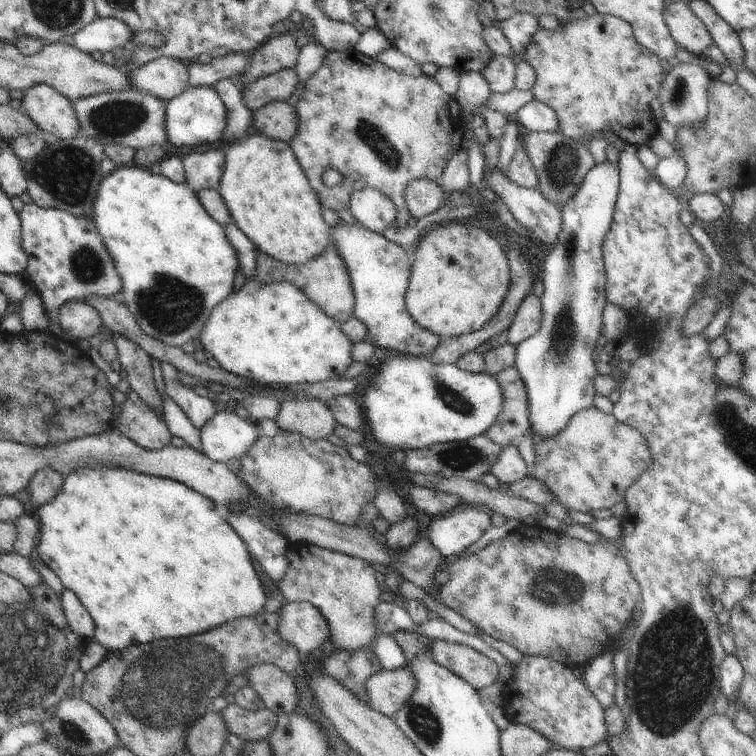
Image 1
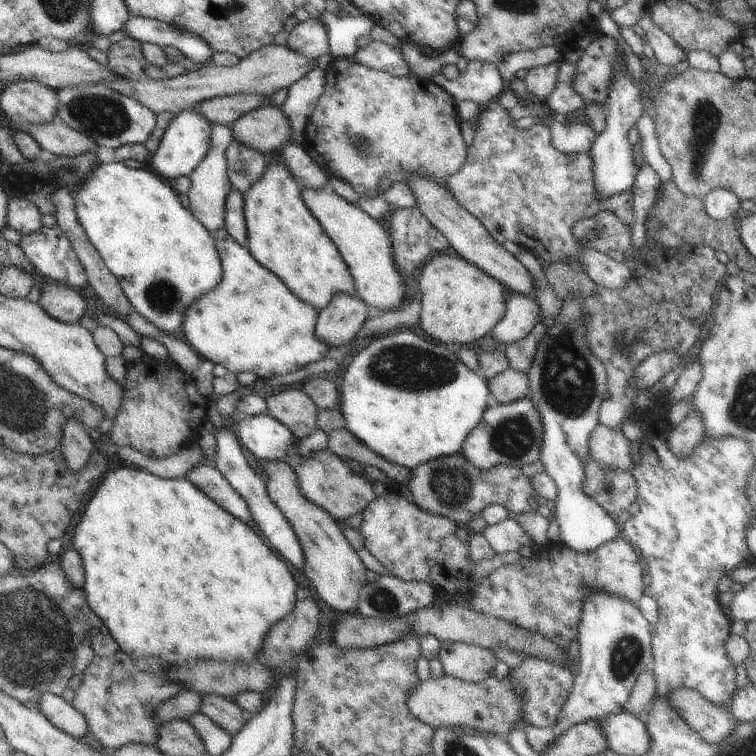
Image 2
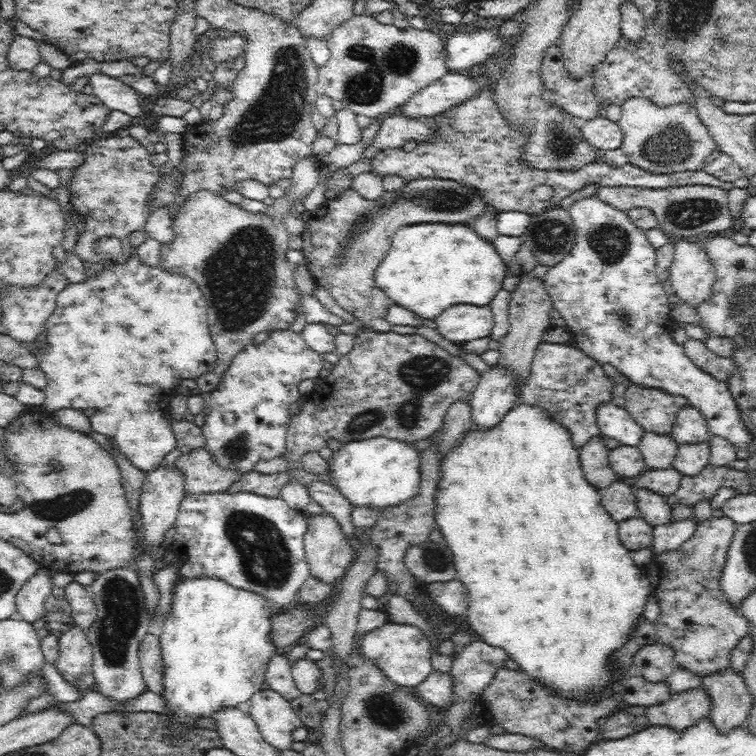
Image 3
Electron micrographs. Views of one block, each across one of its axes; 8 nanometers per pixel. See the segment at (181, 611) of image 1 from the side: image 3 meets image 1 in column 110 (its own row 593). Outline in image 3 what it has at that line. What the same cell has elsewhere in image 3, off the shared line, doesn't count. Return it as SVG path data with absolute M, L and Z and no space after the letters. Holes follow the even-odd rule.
M517 403L502 418L502 422L490 430L481 430L477 426L470 428L466 436L452 448L441 461L440 481L435 492L435 521L445 538L444 542L452 549L457 580L460 580L469 593L469 606L466 615L471 631L481 641L498 646L507 652L509 658L518 663L532 680L539 680L550 690L555 690L564 698L580 698L580 701L598 701L604 686L610 686L618 676L616 667L612 667L610 656L622 649L635 630L638 618L644 616L644 607L652 593L650 579L644 569L636 566L630 557L630 551L620 542L618 524L601 501L601 490L592 486L583 475L580 451L574 446L571 434L559 422L556 422L543 408Z

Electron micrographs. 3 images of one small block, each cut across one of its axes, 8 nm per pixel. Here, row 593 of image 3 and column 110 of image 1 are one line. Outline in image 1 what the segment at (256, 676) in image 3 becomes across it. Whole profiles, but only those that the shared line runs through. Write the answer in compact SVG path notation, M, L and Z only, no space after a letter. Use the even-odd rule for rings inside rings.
M135 164L119 167L117 171L110 174L110 176L101 183L92 213L92 220L94 220L99 234L103 237L103 242L113 259L118 275L122 278L123 293L120 299L136 318L143 332L147 336L172 347L182 347L184 344L188 344L188 342L197 342L214 308L224 302L234 291L234 278L236 278L236 273L241 265L239 264L237 251L235 247L232 246L231 241L226 237L223 226L204 209L204 206L202 206L200 200L197 198L196 192L187 184L173 182L163 175L160 175L154 169L140 168Z

